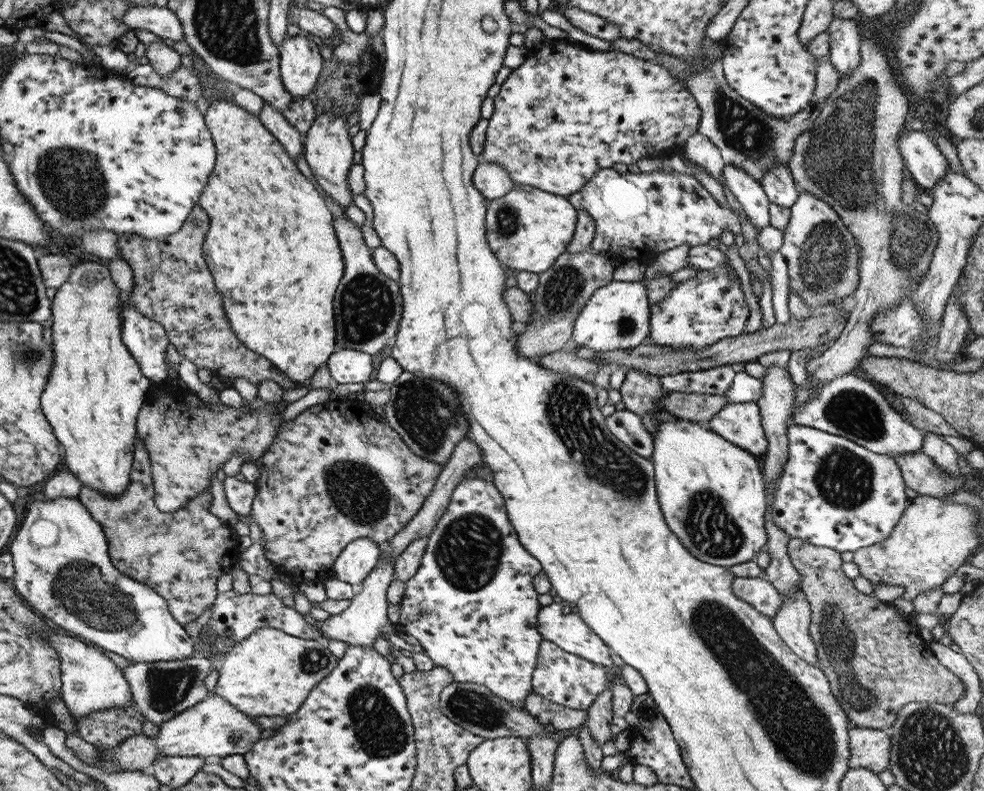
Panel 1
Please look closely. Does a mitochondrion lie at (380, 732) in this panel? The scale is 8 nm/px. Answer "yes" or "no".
yes

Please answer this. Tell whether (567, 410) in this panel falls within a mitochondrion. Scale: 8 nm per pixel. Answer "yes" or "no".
yes

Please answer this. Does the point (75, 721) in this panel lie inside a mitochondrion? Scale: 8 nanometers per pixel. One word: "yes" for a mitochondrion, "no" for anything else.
no

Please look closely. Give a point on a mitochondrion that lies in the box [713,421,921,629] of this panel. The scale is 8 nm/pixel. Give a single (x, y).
(844, 479)

